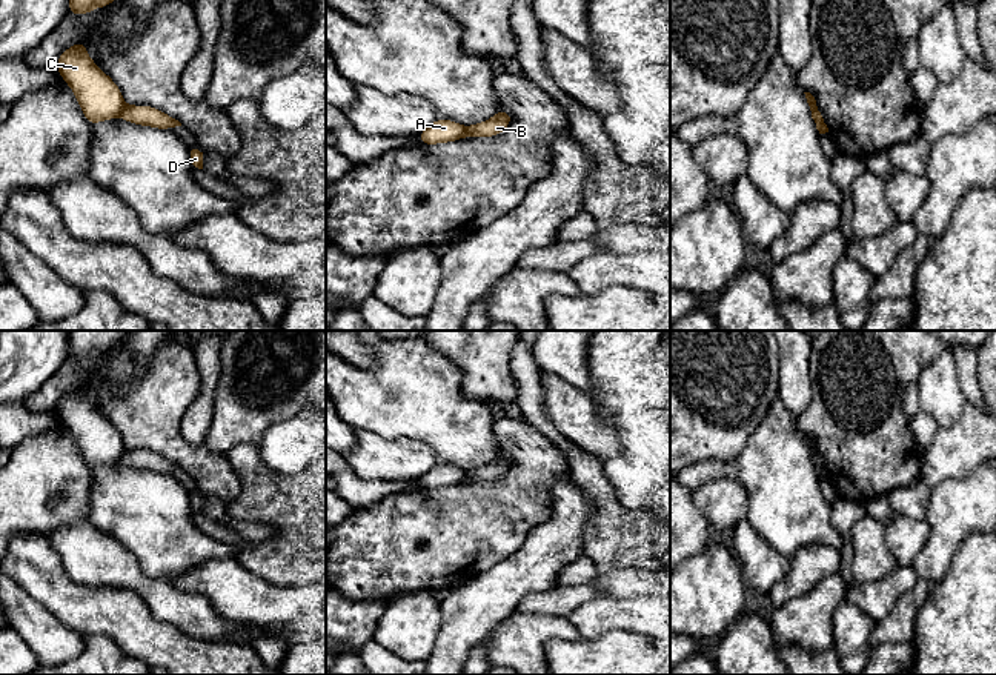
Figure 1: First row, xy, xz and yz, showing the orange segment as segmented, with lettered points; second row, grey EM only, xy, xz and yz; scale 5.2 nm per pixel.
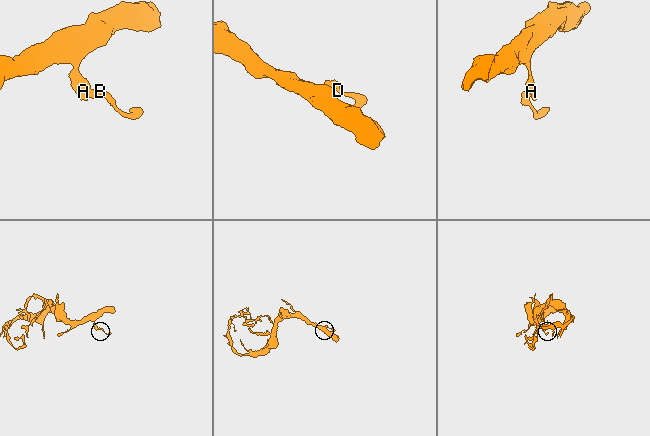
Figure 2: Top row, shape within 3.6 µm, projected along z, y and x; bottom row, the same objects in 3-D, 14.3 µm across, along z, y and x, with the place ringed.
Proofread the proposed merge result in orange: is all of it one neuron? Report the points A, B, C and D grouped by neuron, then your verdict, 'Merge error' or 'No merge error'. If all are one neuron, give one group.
Groups: A C / B D. Merge error

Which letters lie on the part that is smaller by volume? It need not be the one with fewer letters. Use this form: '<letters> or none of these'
B, D

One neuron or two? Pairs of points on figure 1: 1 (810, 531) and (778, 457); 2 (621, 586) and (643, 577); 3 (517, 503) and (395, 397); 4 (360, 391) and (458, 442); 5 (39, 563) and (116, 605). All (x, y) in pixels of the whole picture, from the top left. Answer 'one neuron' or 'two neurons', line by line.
1: one neuron
2: one neuron
3: two neurons
4: one neuron
5: one neuron

